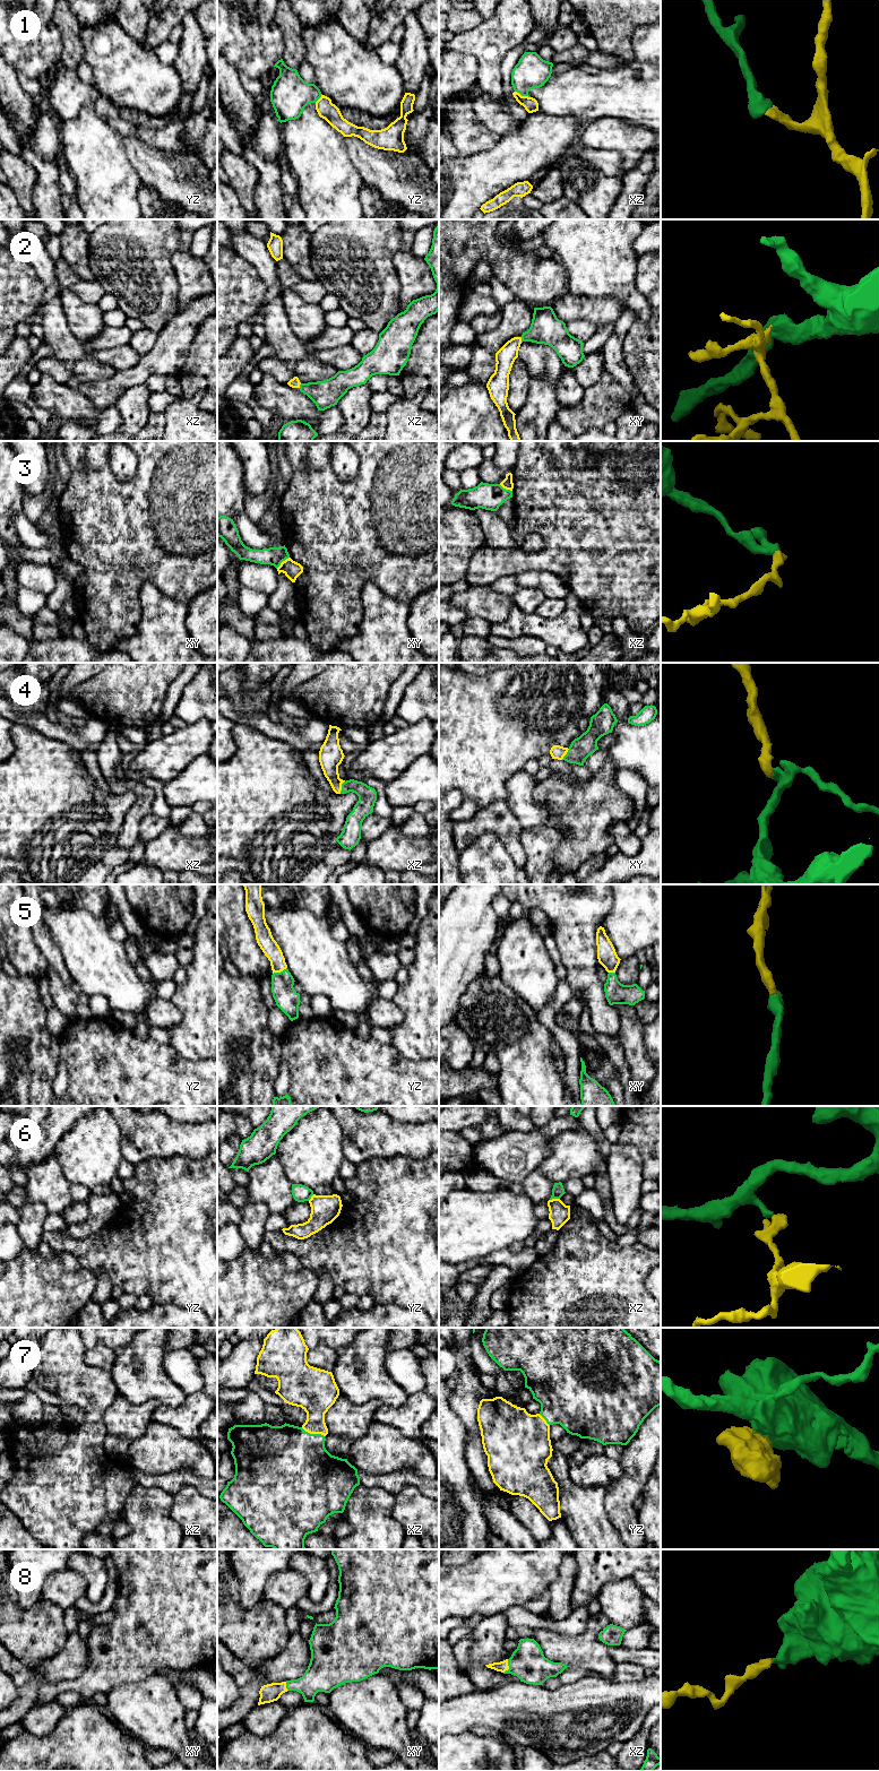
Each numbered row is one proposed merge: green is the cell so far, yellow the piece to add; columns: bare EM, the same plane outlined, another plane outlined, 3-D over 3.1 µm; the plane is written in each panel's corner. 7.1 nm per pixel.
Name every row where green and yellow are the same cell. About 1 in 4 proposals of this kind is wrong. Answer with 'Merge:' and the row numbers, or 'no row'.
Merge: 1, 2, 4, 5, 7, 8

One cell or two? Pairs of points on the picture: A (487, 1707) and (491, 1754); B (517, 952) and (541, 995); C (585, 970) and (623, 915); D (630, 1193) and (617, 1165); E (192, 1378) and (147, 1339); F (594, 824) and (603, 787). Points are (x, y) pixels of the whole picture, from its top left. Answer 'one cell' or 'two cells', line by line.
A: two cells
B: one cell
C: two cells
D: one cell
E: two cells
F: one cell

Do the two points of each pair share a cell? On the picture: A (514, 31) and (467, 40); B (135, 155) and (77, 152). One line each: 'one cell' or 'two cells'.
A: one cell
B: two cells

